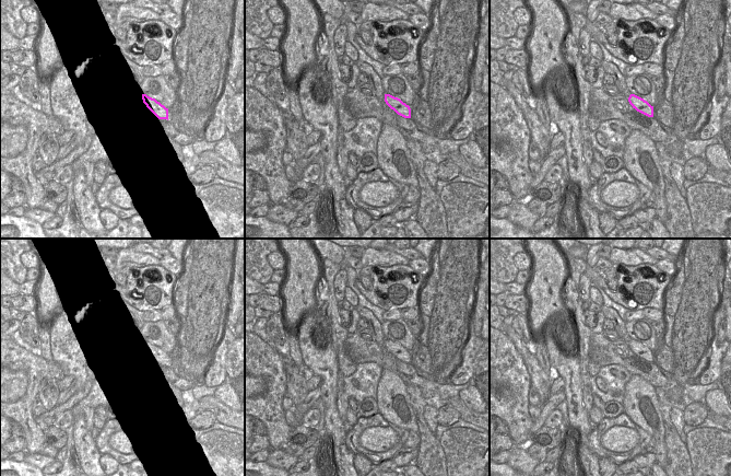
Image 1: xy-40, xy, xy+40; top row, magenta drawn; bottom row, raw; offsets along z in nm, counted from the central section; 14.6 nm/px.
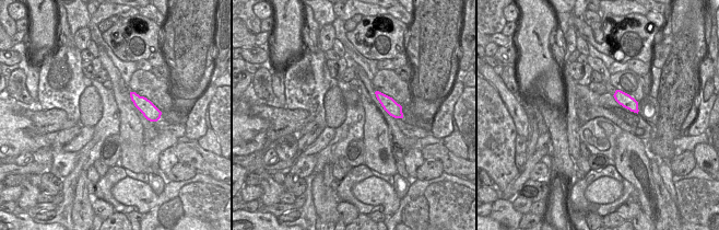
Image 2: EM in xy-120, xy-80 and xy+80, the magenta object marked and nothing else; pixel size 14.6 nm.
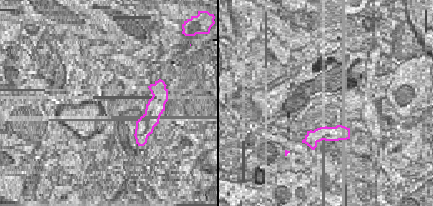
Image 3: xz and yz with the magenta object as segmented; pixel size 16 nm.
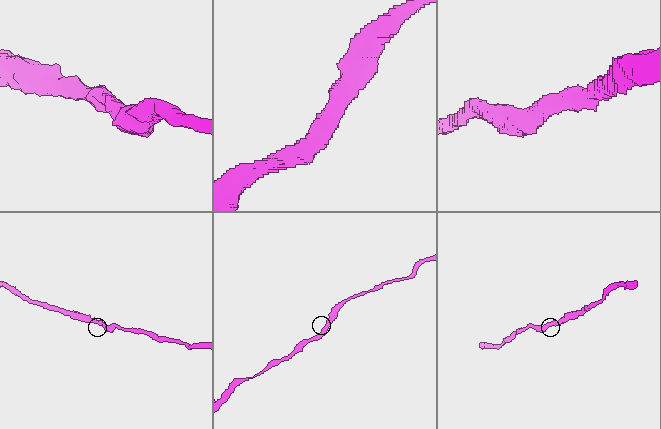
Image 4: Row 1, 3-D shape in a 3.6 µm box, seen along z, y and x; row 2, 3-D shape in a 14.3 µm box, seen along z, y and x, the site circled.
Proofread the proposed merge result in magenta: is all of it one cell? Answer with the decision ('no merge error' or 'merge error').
no merge error

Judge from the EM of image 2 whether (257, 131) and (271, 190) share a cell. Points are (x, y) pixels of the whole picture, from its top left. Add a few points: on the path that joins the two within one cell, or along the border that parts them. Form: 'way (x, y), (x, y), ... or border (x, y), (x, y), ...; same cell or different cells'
border (268, 123), (263, 146), (243, 156); different cells

